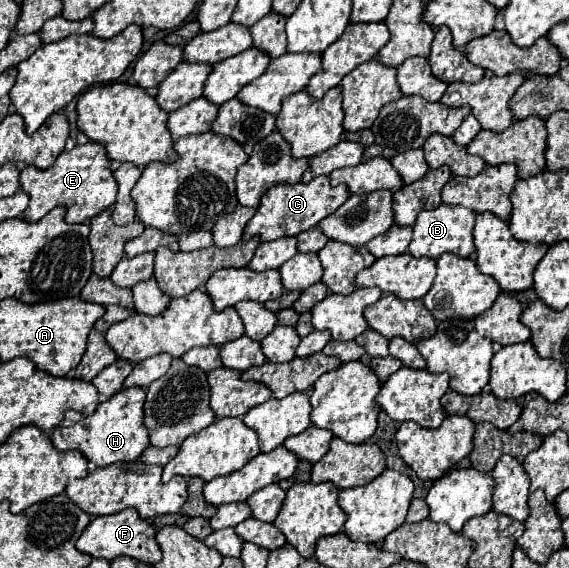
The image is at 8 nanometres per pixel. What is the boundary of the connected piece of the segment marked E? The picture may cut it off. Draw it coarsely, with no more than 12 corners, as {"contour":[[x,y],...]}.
{"contour":[[99,142],[61,152],[49,170],[25,166],[23,218],[55,206],[67,222],[113,206],[117,182]]}

